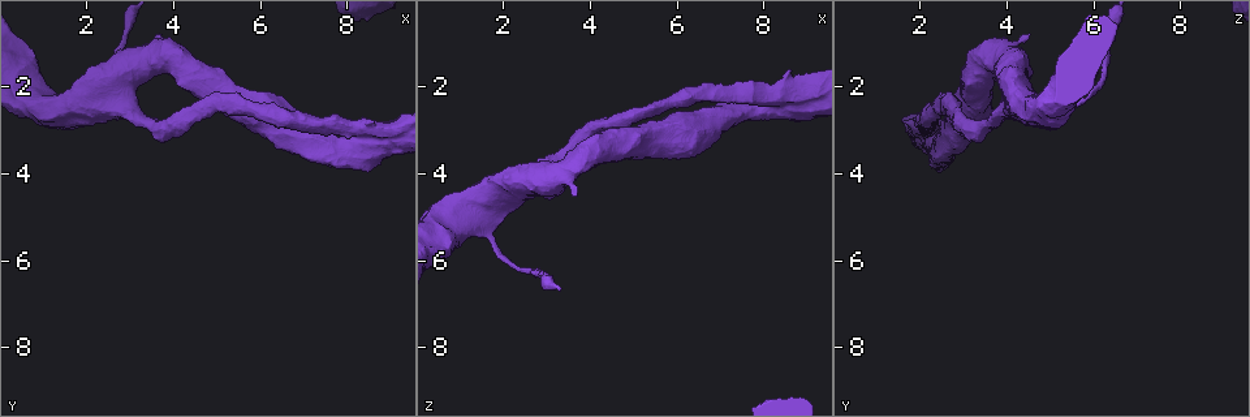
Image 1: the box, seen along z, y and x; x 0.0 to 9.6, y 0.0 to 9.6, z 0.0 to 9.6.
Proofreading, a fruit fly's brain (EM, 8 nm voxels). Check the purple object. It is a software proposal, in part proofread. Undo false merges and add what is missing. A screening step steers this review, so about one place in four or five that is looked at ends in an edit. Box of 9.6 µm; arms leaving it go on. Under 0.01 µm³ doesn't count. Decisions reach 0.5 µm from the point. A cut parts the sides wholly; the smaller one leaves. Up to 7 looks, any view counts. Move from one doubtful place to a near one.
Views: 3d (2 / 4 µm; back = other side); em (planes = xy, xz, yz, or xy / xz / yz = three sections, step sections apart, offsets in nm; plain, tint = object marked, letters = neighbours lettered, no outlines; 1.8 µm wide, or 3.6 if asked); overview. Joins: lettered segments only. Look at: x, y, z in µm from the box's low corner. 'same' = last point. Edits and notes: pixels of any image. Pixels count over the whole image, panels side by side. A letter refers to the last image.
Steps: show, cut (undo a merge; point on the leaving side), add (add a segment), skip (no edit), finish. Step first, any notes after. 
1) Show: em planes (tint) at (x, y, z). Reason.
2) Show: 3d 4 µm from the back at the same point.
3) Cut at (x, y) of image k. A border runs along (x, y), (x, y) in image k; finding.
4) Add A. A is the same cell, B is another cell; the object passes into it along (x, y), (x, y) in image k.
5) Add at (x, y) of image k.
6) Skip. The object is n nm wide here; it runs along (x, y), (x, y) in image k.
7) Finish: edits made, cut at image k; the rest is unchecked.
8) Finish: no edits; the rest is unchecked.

Show: 3d 4 µm at (3.70, 0.75, 4.55). Stops while still wide.

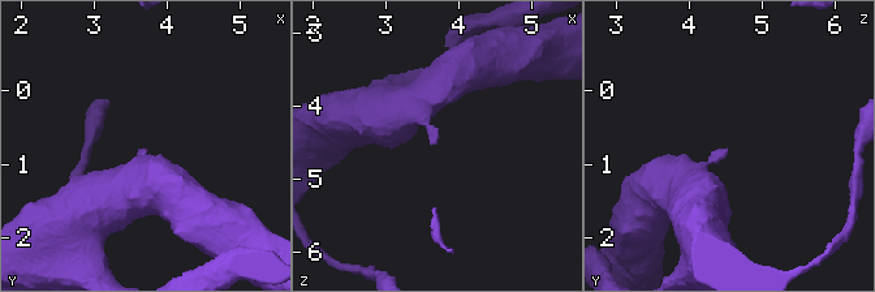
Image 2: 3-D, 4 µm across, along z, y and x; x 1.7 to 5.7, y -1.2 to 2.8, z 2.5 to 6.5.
Show: em planes (plain) at (3.65, 0.80, 4.50). Need the tissue.

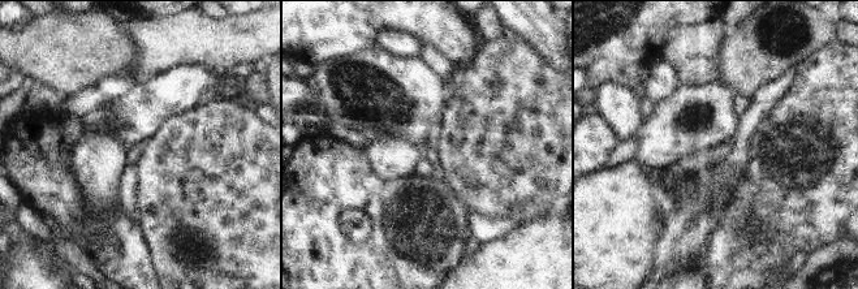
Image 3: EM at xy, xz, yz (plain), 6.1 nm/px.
Show: em planes (letters) at the same point.

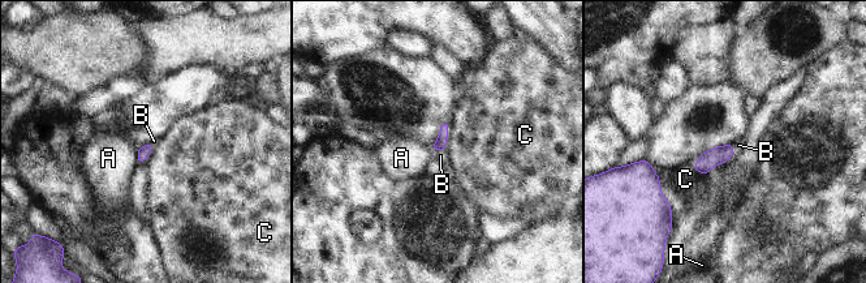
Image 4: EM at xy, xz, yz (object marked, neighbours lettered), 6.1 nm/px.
Add B. B is the same cell, A and C are other cells; the object passes into it along (714, 157), (733, 151), (739, 145) in image 4; it goes on there.

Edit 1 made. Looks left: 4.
Show: overview. See it whole again.

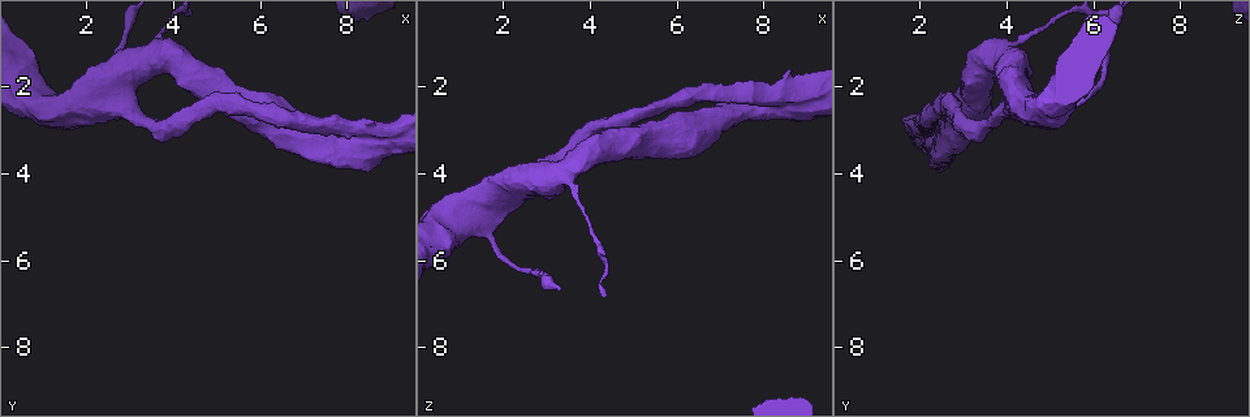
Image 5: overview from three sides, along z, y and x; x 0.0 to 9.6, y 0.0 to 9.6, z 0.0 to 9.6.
Show: 3d 4 µm at (7.10, 3.25, 2.75). Sharp bend.

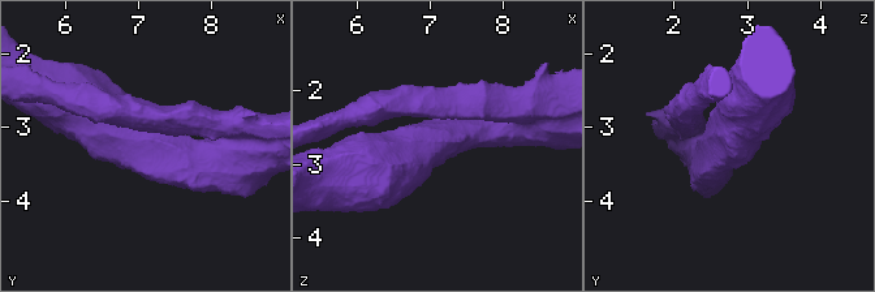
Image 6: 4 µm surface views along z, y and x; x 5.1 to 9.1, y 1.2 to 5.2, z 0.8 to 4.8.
Show: em 3.6 µm yz step 16 (tint) at (7.05, 3.15, 2.75).

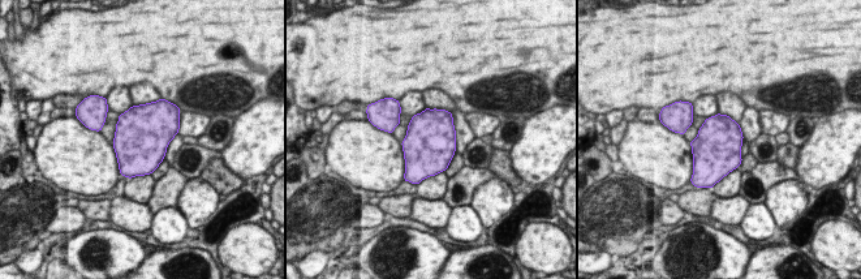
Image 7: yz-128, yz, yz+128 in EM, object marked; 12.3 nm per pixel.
Show: em 3.6 µm planes (letters) at the same point.

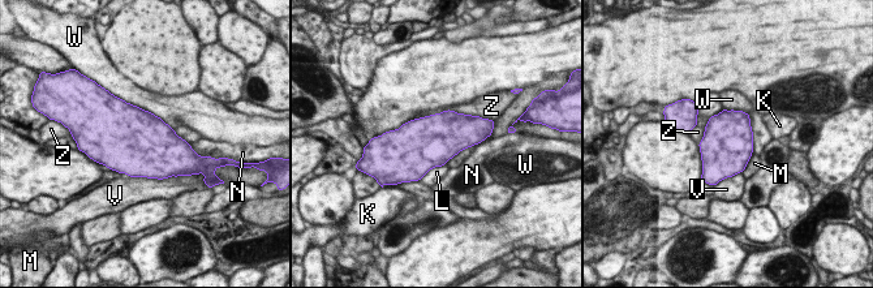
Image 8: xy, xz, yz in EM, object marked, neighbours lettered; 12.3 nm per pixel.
Skip. K, L, M, N, V, W and Z are other cells; one neuron here.

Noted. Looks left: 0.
Finish: edits made, add at image 4; the rest is unchecked.

